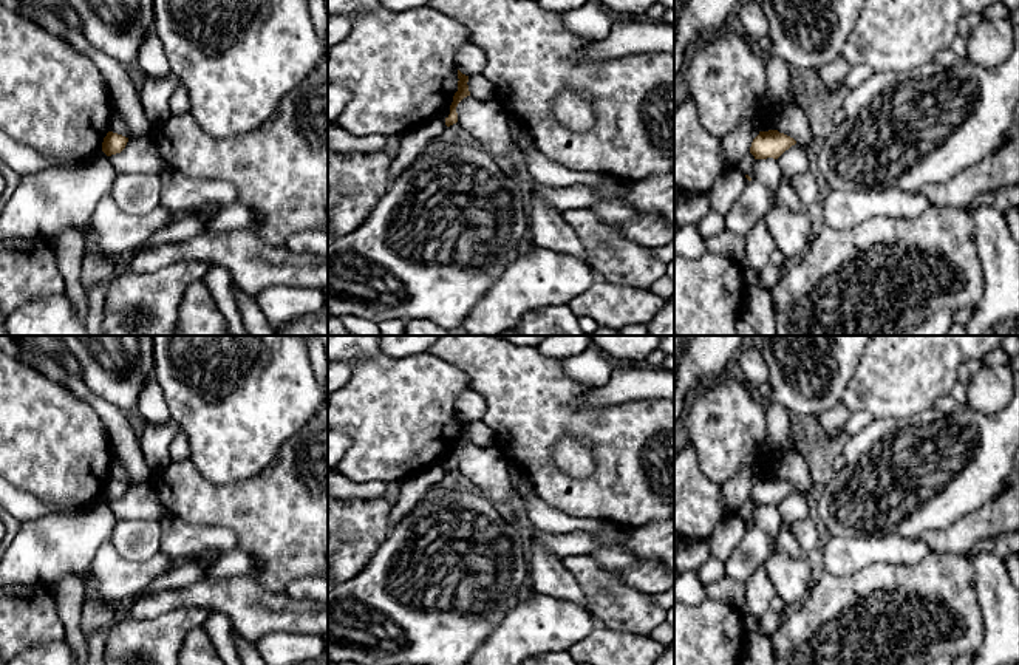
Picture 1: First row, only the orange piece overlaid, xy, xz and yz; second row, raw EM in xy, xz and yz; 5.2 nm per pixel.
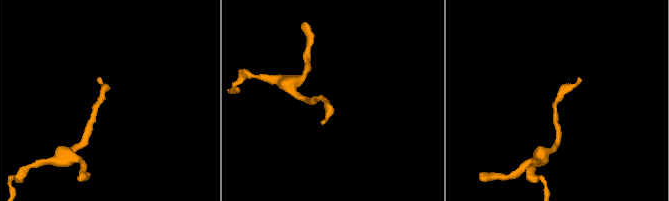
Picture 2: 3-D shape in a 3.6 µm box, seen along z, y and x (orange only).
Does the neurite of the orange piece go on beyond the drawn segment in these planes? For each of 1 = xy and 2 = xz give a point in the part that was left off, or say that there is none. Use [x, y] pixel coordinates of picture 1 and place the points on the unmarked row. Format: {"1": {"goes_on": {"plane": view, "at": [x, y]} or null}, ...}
{"1": {"goes_on": null}, "2": {"goes_on": null}}

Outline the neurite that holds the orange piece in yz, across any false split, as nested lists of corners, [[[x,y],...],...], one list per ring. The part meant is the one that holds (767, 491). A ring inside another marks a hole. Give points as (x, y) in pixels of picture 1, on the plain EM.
[[[778,476],[759,478],[753,486],[750,500],[755,506],[778,506],[786,496],[795,492],[796,487]]]

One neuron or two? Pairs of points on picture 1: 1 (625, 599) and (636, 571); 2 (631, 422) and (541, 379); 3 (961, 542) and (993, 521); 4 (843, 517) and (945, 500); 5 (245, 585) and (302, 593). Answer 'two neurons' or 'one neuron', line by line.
1: two neurons
2: one neuron
3: one neuron
4: one neuron
5: two neurons

